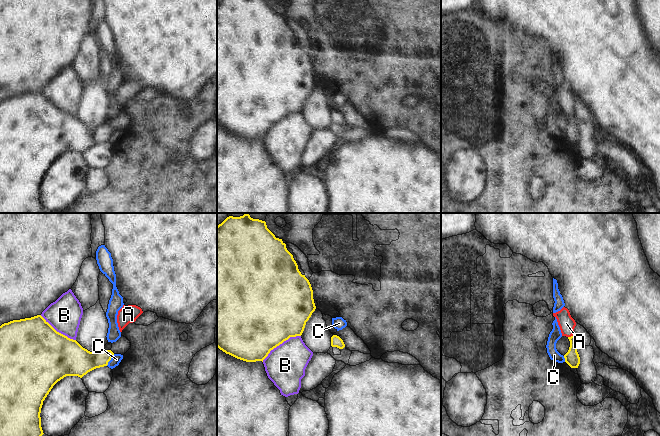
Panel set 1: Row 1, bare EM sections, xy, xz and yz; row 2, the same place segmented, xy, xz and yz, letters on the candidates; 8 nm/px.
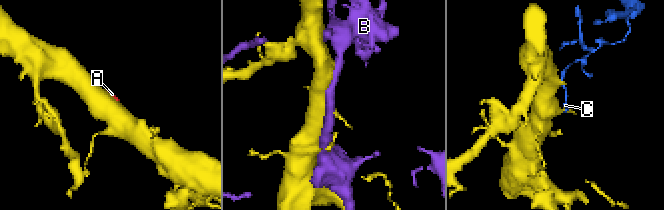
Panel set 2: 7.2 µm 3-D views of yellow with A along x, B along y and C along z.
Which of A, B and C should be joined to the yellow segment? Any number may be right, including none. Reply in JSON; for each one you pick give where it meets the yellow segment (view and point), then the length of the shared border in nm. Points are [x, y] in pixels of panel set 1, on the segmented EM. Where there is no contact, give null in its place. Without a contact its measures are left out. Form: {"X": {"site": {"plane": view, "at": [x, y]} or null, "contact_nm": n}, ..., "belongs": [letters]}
{"A": {"site": {"plane": "yz", "at": [571, 336]}, "contact_nm": 50}, "belongs": ["A"]}

